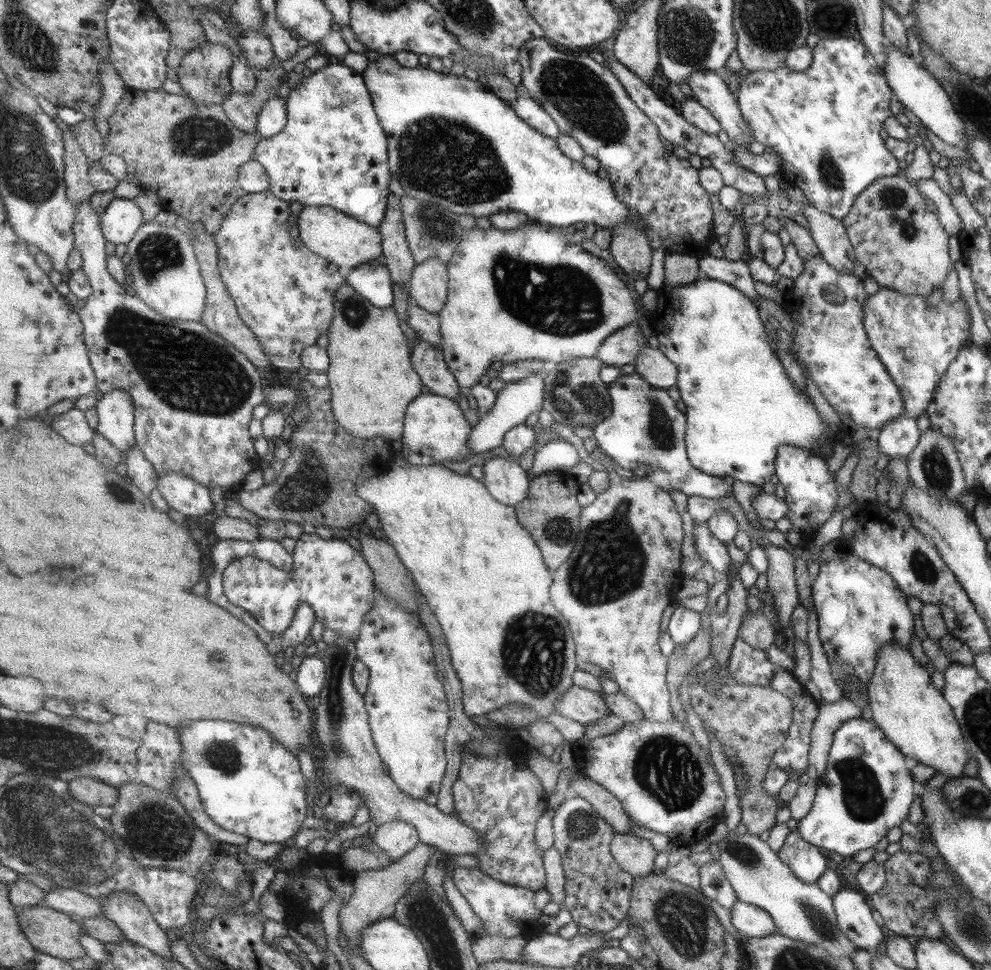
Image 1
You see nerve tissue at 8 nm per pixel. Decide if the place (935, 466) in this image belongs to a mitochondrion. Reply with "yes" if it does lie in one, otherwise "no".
yes

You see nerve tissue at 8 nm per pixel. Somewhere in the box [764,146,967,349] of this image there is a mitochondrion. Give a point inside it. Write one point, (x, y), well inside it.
(893, 199)

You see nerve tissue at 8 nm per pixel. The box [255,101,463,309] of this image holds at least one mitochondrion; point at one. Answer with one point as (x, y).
(440, 225)

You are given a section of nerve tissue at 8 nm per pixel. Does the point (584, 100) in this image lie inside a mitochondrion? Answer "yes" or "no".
yes

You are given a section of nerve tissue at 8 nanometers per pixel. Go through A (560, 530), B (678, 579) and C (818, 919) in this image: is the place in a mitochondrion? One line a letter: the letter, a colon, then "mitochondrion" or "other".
A: mitochondrion
B: other
C: mitochondrion

